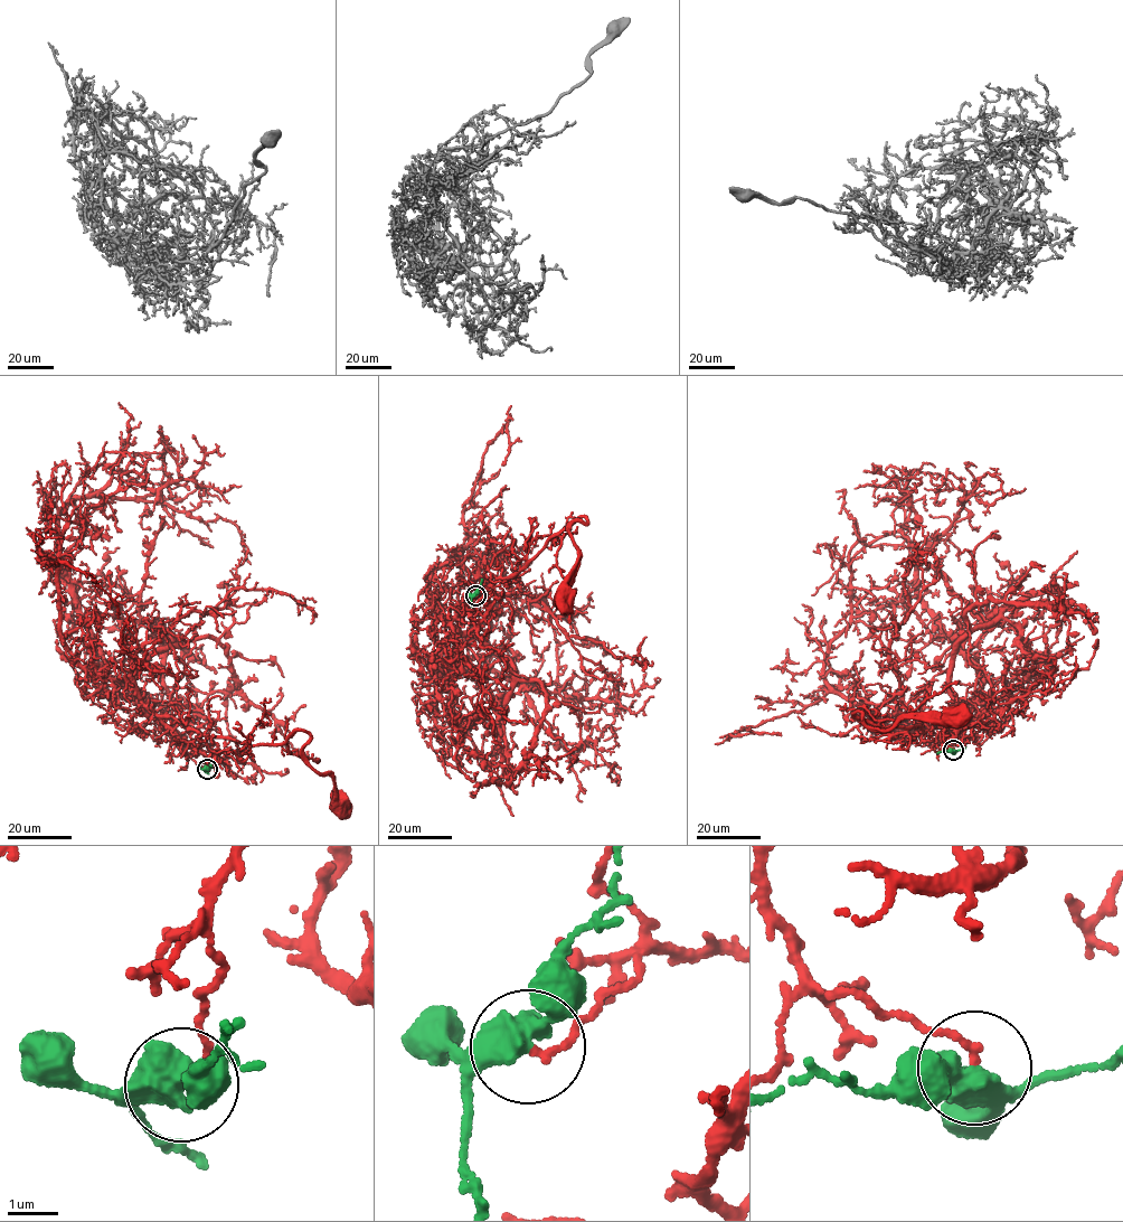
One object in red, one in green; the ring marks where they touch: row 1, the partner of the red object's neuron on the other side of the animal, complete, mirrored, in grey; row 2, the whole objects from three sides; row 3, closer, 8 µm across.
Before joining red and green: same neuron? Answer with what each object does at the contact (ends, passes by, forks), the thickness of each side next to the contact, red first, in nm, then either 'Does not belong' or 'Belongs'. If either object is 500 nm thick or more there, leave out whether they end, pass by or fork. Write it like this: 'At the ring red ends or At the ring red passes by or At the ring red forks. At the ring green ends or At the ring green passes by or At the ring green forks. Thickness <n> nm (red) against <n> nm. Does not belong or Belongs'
Thickness 140 nm (red) against 550 nm. Does not belong

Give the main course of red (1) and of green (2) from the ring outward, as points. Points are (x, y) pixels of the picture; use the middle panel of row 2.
1: (475, 595), (496, 598), (477, 628), (464, 607), (583, 517), (569, 532), (578, 562), (564, 599)
2: (475, 595), (482, 579)

